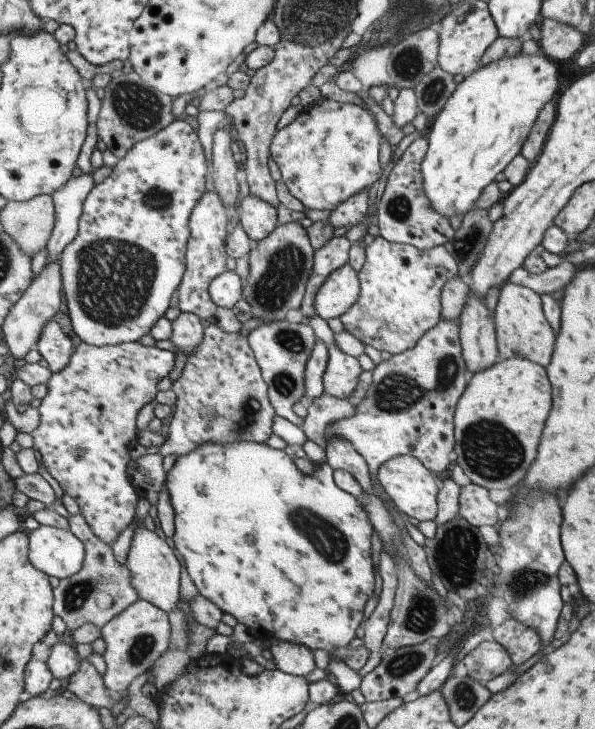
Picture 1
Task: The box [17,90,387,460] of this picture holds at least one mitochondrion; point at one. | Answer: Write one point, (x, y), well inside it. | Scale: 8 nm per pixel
(113, 279)

